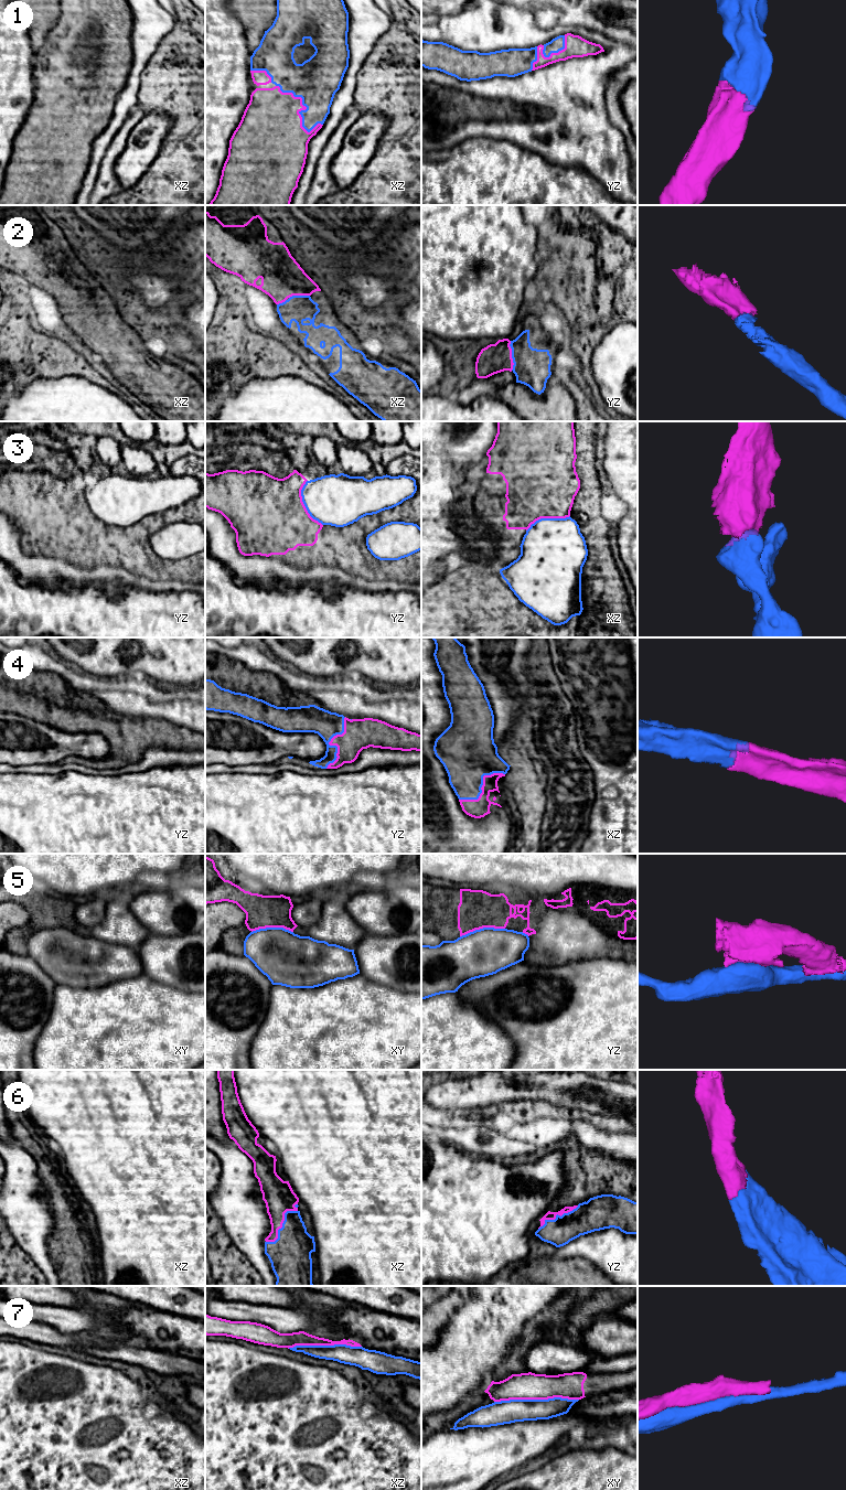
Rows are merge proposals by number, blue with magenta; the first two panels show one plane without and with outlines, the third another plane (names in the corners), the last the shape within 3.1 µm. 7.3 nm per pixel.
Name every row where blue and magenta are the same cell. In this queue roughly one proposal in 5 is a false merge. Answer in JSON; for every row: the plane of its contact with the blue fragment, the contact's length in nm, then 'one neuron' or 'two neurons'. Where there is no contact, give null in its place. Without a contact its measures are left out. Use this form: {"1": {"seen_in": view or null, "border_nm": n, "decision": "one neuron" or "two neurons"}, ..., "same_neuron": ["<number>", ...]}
{"1": {"seen_in": "xz", "border_nm": 460, "decision": "one neuron"}, "2": {"seen_in": "yz", "border_nm": 220, "decision": "one neuron"}, "3": {"seen_in": "yz", "border_nm": 360, "decision": "two neurons"}, "4": {"seen_in": "yz", "border_nm": 400, "decision": "one neuron"}, "5": {"seen_in": "yz", "border_nm": 340, "decision": "two neurons"}, "6": {"seen_in": "xz", "border_nm": 340, "decision": "one neuron"}, "7": {"seen_in": "xy", "border_nm": 600, "decision": "two neurons"}, "same_neuron": ["1", "2", "4", "6"]}

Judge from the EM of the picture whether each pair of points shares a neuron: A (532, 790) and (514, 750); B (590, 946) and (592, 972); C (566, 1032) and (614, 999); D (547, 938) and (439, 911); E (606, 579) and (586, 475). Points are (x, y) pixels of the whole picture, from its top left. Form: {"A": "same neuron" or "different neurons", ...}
{"A": "same neuron", "B": "different neurons", "C": "same neuron", "D": "same neuron", "E": "same neuron"}

